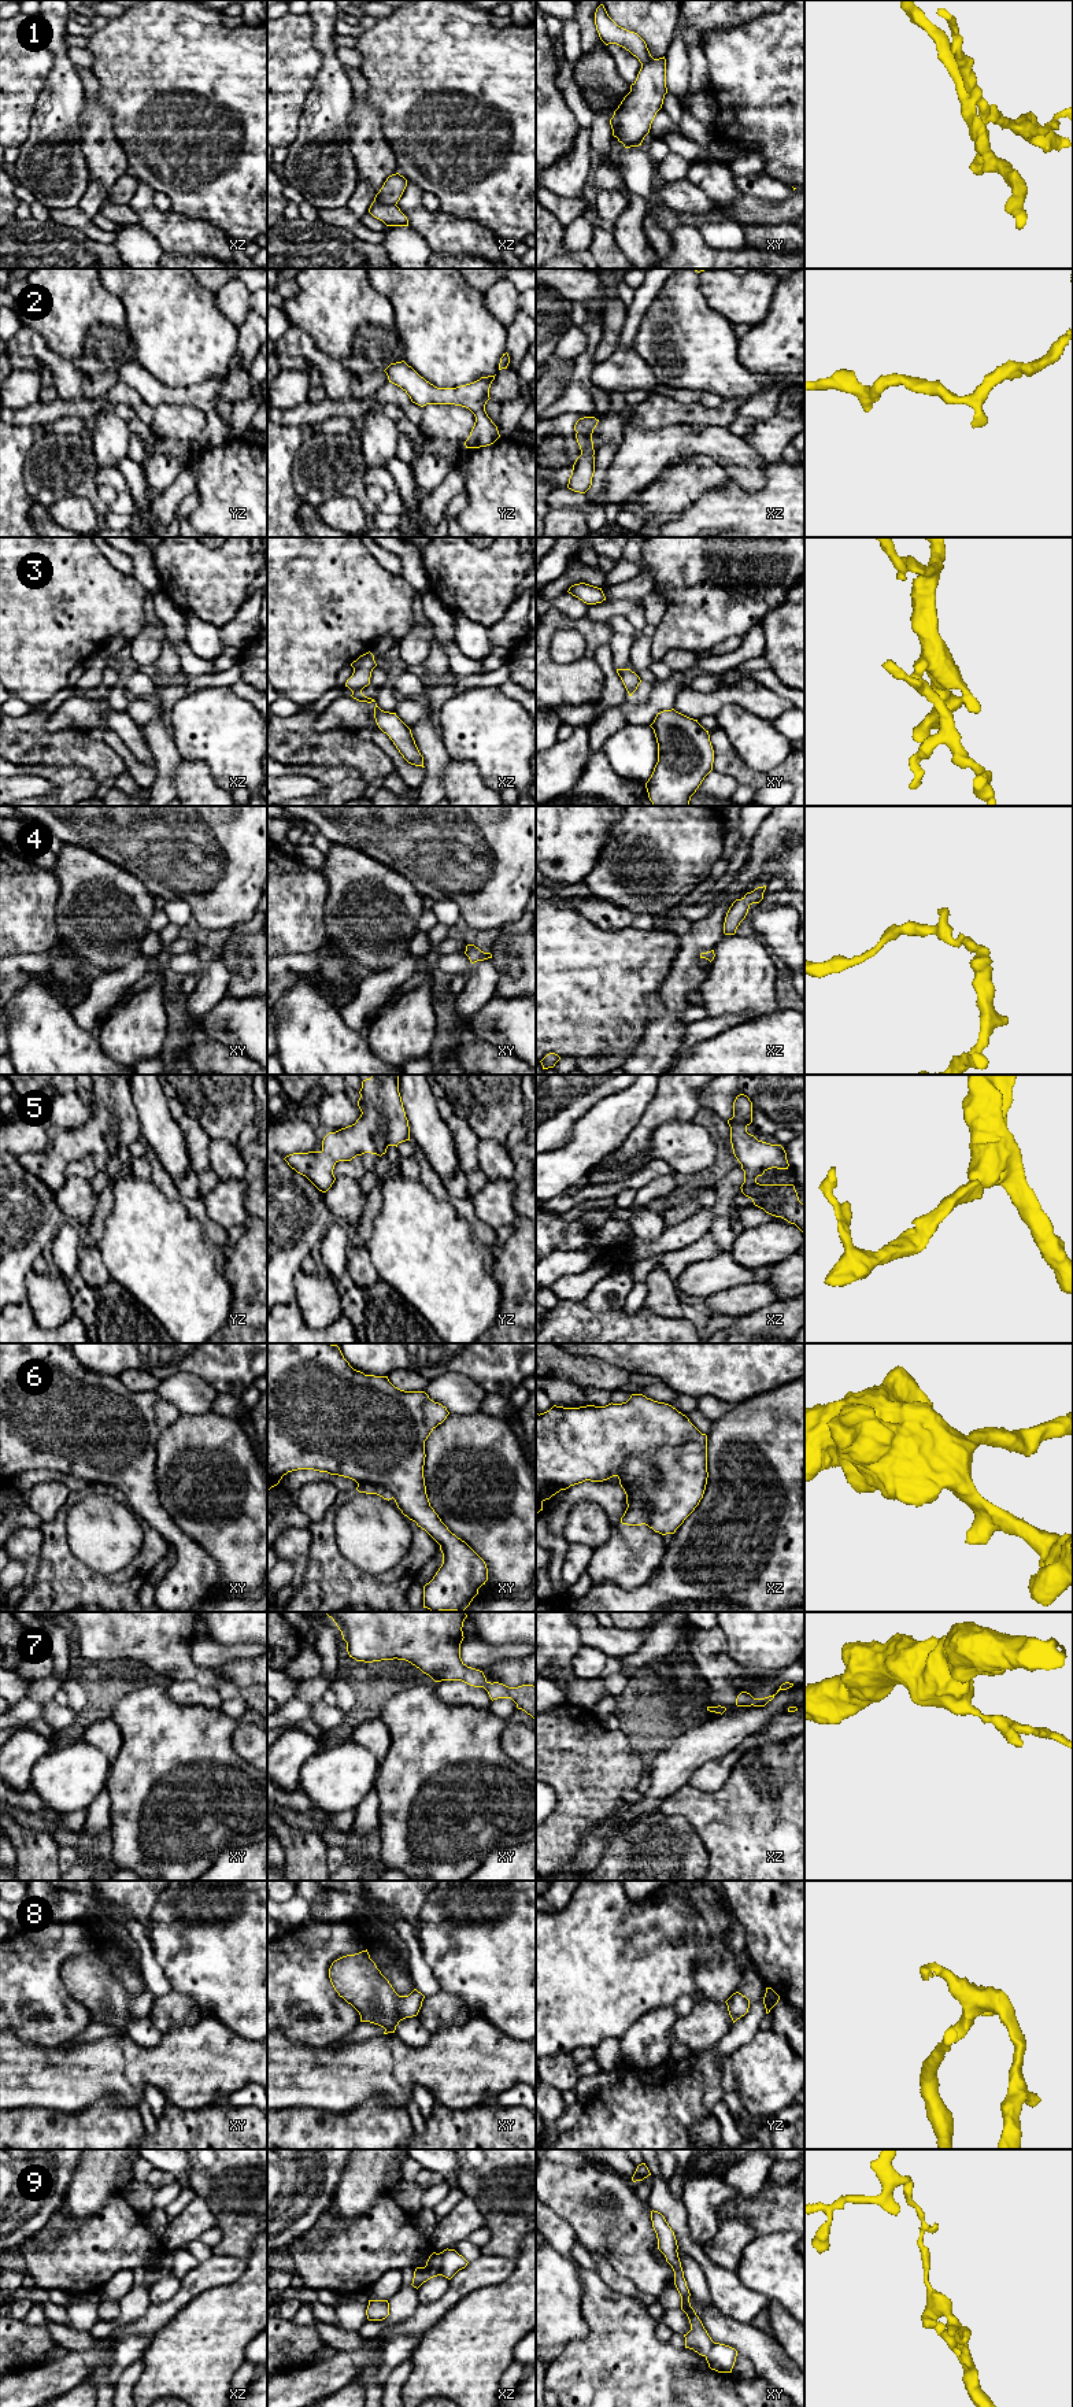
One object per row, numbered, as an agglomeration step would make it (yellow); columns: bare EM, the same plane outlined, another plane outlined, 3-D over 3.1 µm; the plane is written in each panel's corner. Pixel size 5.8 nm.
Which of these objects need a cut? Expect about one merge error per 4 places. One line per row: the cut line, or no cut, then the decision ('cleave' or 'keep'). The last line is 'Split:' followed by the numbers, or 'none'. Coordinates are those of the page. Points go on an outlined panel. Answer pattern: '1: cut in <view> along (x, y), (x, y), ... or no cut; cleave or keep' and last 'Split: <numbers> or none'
1: cut in xz along (374, 199), (385, 204), (395, 204); cleave
2: no cut; keep
3: no cut; keep
4: no cut; keep
5: no cut; keep
6: cut in xy along (358, 1483), (380, 1485), (392, 1497); cleave
7: no cut; keep
8: no cut; keep
9: cut in xz along (439, 2254), (440, 2274); cleave
Split: 1, 6, 9

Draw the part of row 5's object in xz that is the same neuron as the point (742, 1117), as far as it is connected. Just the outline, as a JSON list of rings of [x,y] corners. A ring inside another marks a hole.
[[[740,1094],[733,1102],[733,1117],[728,1120],[728,1124],[733,1154],[744,1171],[741,1193],[751,1198],[755,1206],[795,1224],[804,1234],[804,1204],[799,1201],[795,1186],[756,1182],[756,1177],[767,1169],[788,1169],[789,1164],[781,1145],[758,1140],[747,1132],[751,1123],[752,1102],[747,1095]]]

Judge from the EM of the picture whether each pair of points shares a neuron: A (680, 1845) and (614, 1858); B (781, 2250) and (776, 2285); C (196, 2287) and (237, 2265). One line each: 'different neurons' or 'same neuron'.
A: same neuron
B: same neuron
C: same neuron

